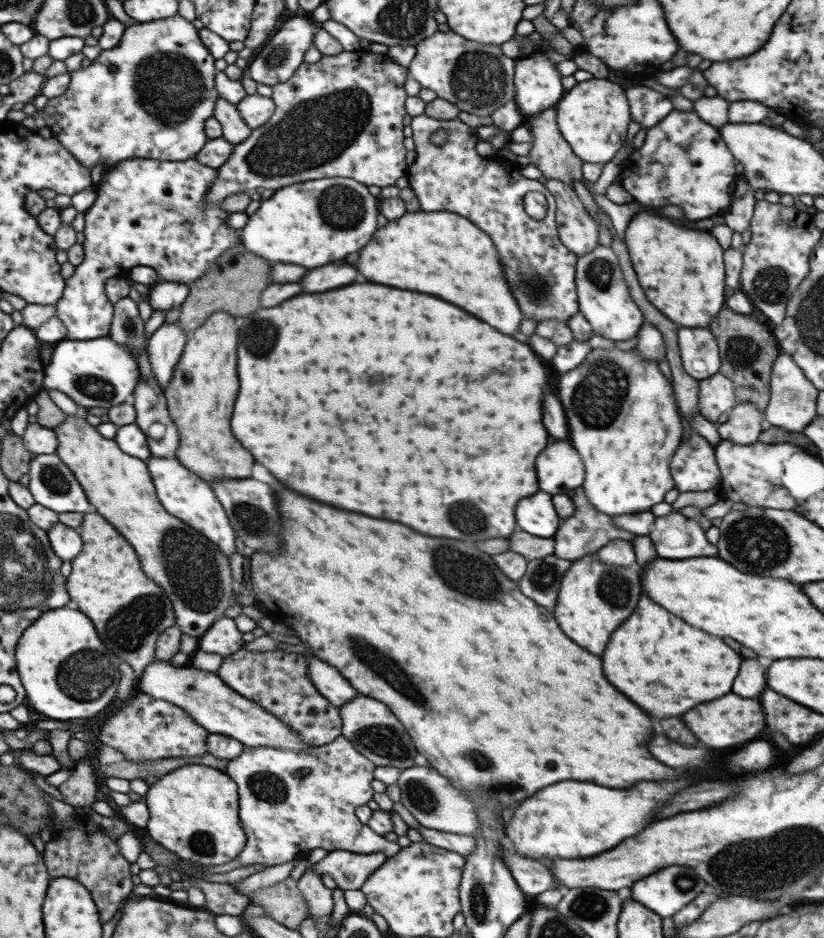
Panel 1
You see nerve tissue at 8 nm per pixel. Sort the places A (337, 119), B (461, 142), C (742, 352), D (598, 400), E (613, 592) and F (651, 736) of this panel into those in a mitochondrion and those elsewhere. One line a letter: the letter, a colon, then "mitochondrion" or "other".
A: mitochondrion
B: other
C: mitochondrion
D: mitochondrion
E: mitochondrion
F: other

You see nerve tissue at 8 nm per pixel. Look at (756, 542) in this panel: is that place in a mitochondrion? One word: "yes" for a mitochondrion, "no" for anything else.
yes

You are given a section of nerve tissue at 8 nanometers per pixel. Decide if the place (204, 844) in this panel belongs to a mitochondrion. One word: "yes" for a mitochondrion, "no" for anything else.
yes

